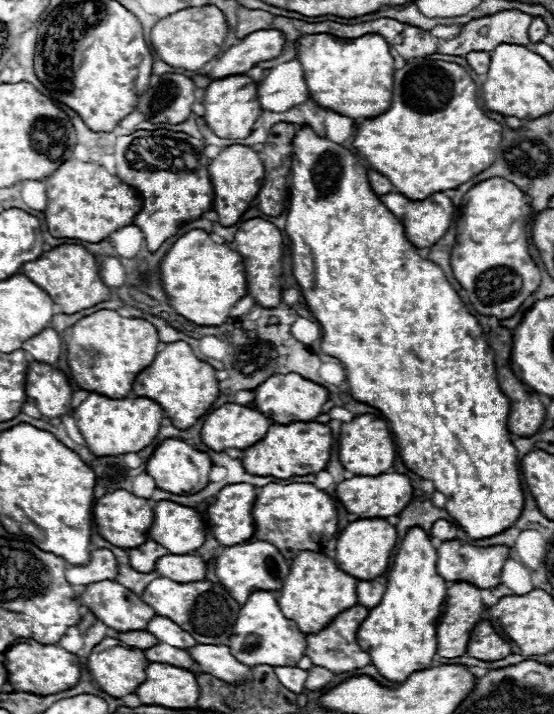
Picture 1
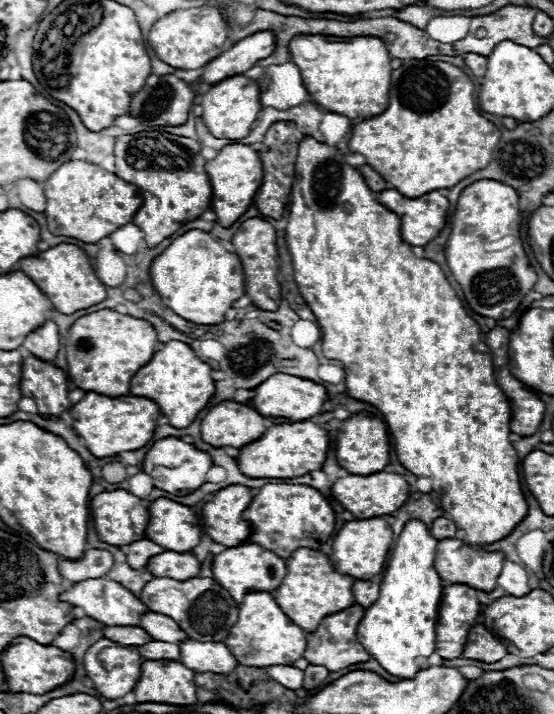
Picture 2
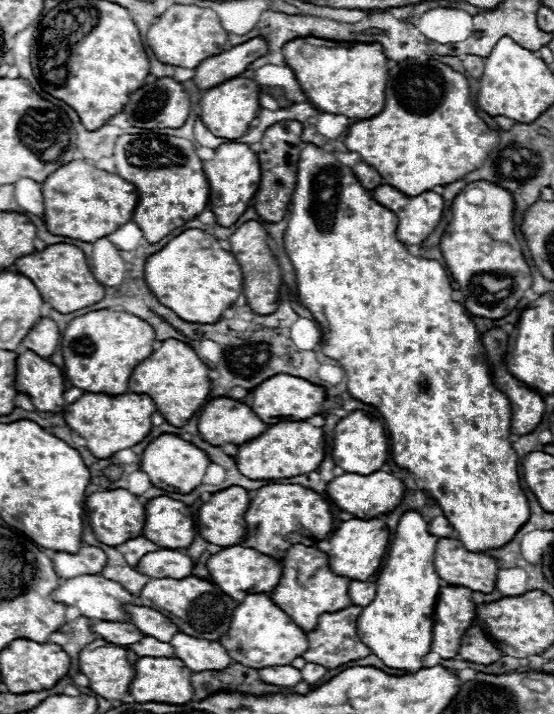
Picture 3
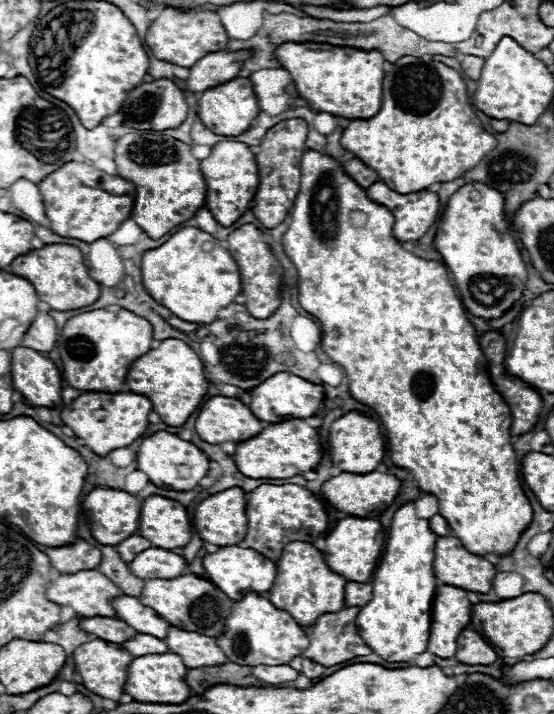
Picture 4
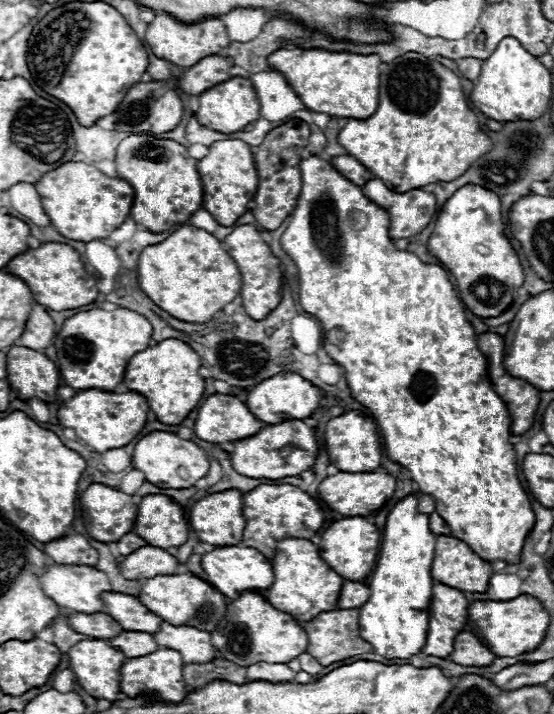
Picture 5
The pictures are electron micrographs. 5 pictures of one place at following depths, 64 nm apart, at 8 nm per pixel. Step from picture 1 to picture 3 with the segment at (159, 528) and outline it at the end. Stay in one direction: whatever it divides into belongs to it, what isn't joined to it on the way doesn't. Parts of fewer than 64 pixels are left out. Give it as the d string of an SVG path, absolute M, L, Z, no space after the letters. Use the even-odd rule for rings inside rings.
M168 496L150 498L144 506L146 510L146 522L142 528L142 536L148 536L156 546L160 548L188 548L196 538L196 522L190 512L190 508L178 500L172 500Z

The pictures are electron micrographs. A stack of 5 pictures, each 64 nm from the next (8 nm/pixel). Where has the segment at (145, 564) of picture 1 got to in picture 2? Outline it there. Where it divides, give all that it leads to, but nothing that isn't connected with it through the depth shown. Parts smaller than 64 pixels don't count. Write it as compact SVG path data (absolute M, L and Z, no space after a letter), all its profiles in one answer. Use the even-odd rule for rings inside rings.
M138 540L138 542L132 542L128 546L120 546L120 550L126 554L126 562L134 568L134 570L144 570L146 562L150 556L156 556L160 552L164 552L162 546L154 544L152 540Z

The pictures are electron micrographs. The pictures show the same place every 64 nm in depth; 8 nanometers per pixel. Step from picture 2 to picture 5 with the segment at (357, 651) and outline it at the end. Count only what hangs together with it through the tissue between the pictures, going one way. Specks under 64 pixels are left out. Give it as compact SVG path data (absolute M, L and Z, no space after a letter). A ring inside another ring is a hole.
M358 608L352 610L328 610L314 616L310 622L302 624L304 632L308 634L308 648L306 652L312 654L322 666L328 666L338 660L346 660L364 652L372 652L372 646L360 638L358 632Z

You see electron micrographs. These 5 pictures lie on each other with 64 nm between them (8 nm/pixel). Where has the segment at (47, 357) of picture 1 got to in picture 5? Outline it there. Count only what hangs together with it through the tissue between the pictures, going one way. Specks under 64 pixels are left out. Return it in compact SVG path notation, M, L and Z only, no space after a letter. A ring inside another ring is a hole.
M34 304L18 344L32 348L32 350L42 350L42 348L48 348L54 342L54 336L56 336L54 320L48 316L44 306Z

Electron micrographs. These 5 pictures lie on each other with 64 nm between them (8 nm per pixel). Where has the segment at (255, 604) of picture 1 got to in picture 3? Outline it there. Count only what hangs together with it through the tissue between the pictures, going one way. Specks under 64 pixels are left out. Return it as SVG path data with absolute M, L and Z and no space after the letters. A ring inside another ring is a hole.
M248 594L232 614L232 624L228 632L220 638L220 644L228 648L228 656L234 662L250 666L250 668L266 668L266 666L284 666L294 658L302 656L308 650L306 632L292 622L292 618L280 610L268 594Z

